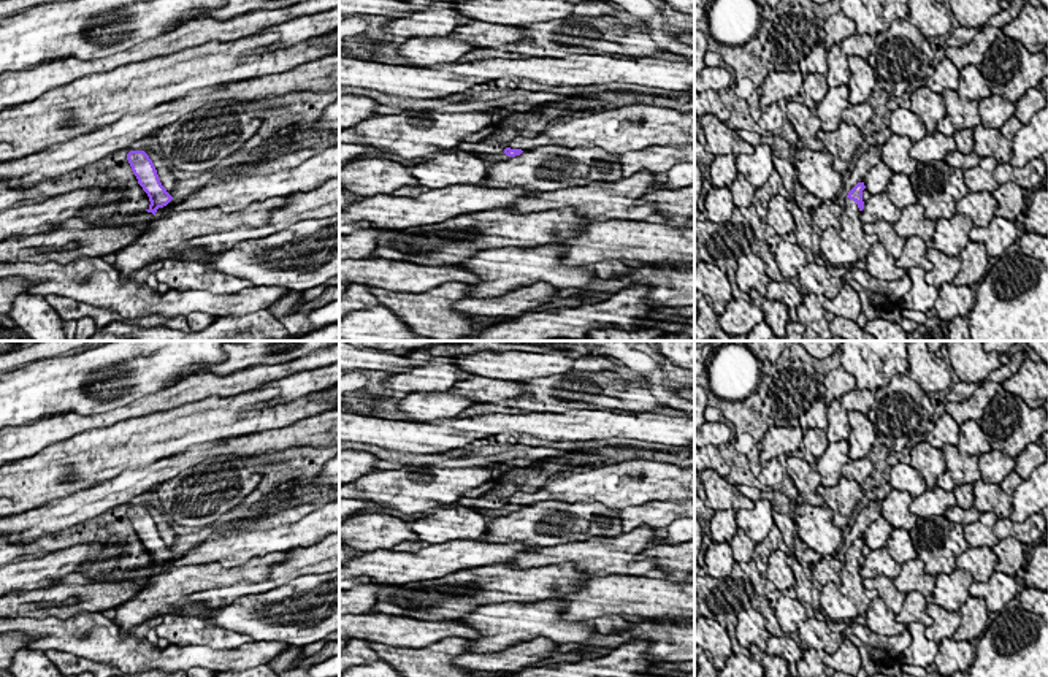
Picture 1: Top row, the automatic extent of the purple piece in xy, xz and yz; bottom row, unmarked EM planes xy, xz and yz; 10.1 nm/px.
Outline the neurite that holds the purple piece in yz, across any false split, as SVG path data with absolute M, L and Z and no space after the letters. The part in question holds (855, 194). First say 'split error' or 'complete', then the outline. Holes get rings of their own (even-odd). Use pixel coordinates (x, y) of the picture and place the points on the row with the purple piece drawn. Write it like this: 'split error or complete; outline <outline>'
split error; outline M858 182L847 195L843 212L839 217L840 238L855 246L858 260L866 260L870 247L878 241L875 235L862 230L859 212L864 209L862 190L864 182Z

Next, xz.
split error; outline M625 106L568 116L549 124L534 138L515 136L507 140L504 154L515 157L539 146L569 149L598 146L610 154L625 154L667 144L694 144L694 111Z

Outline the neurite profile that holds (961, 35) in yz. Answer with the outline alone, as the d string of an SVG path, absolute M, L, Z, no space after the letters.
M959 25L942 40L942 46L961 48L962 44L967 44L978 32L981 32L981 29L966 29Z

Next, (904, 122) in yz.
M901 106L889 113L889 127L886 132L907 136L912 144L918 143L928 135L923 119L913 111Z

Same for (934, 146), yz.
M934 132L912 144L908 154L916 162L926 163L931 160L945 160L945 157L953 151L956 151L954 138L945 136L940 132Z

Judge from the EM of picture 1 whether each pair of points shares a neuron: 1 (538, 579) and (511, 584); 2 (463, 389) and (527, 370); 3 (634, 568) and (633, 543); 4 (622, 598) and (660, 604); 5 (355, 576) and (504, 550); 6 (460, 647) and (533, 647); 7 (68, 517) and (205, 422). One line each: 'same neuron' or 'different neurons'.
1: same neuron
2: different neurons
3: same neuron
4: same neuron
5: same neuron
6: different neurons
7: different neurons

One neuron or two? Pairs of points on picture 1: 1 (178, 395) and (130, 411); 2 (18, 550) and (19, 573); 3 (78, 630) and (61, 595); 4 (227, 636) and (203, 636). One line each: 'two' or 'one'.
1: one
2: two
3: two
4: one

